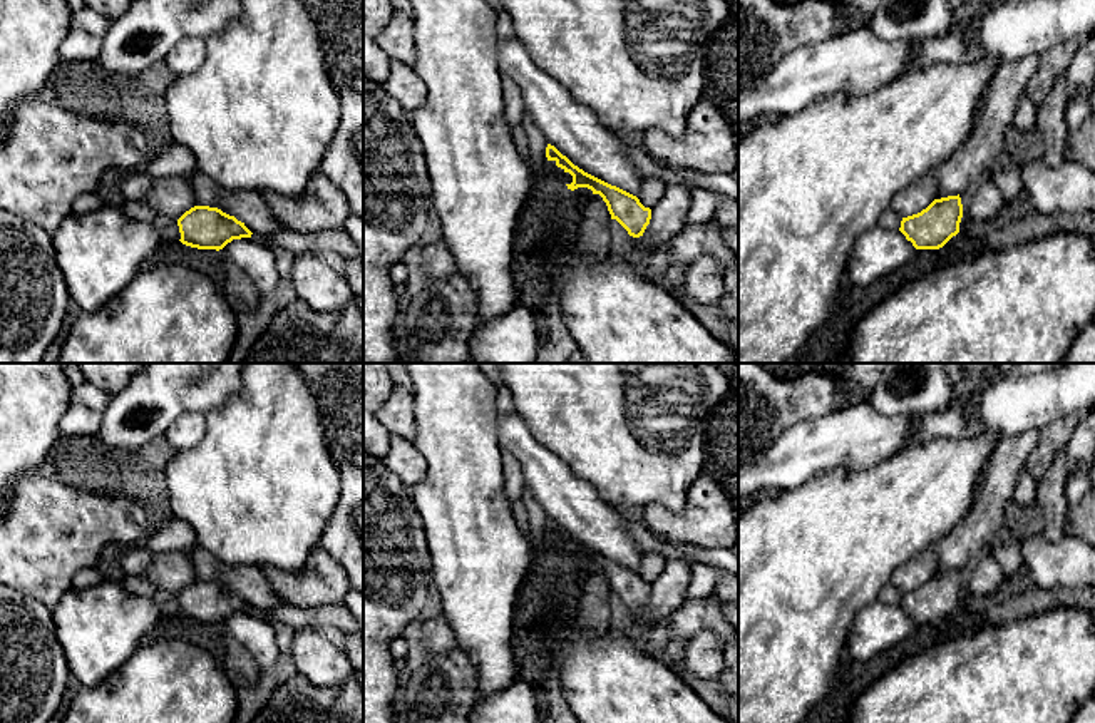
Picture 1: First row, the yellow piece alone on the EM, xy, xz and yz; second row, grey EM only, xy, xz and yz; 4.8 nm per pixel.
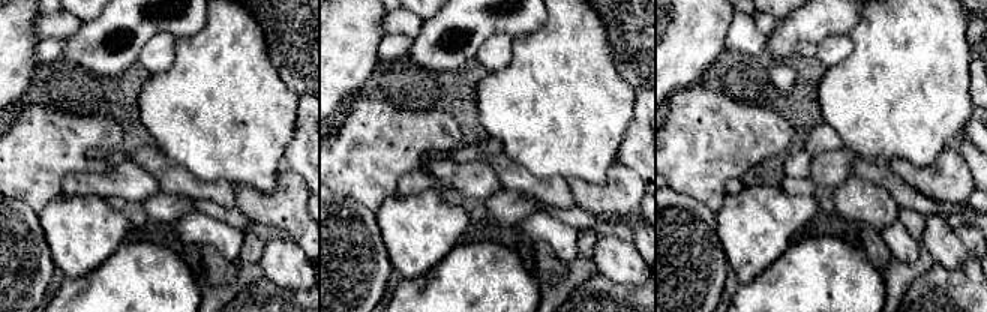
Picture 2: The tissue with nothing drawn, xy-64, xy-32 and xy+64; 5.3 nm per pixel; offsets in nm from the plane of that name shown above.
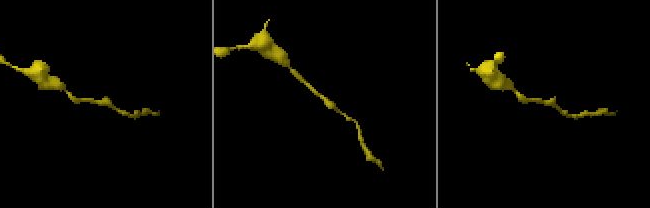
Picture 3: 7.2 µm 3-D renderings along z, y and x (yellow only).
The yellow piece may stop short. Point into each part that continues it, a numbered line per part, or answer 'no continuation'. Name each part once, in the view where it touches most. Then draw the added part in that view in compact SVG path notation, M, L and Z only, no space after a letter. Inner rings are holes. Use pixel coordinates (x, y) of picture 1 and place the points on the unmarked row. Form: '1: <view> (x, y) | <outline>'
no continuation

